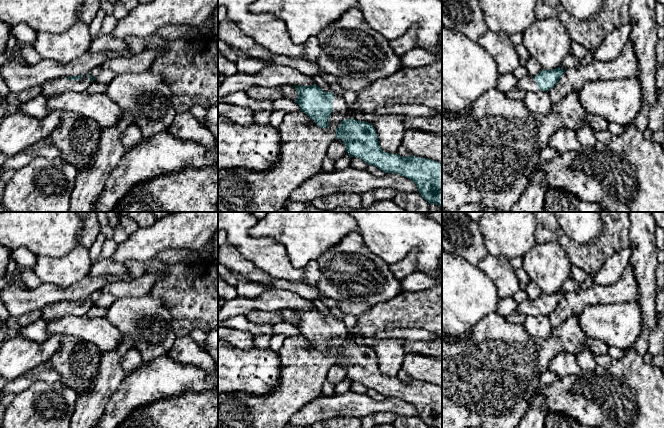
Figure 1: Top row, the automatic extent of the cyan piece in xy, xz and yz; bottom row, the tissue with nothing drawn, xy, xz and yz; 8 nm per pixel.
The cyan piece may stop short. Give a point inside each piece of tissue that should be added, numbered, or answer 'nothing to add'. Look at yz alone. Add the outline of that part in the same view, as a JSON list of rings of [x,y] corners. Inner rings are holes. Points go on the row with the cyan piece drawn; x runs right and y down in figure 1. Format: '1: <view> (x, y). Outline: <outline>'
1: yz (526, 83). Outline: [[[528,74],[517,80],[515,88],[523,90],[526,93],[536,92],[539,90],[539,87],[534,78]]]

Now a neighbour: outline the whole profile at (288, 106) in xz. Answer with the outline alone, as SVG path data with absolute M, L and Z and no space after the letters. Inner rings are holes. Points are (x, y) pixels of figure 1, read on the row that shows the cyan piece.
M282 96L272 101L274 111L283 111L285 114L291 114L300 110L299 105L292 99Z

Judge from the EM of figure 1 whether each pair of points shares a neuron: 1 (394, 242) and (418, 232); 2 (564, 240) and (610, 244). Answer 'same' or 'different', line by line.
1: same
2: same

